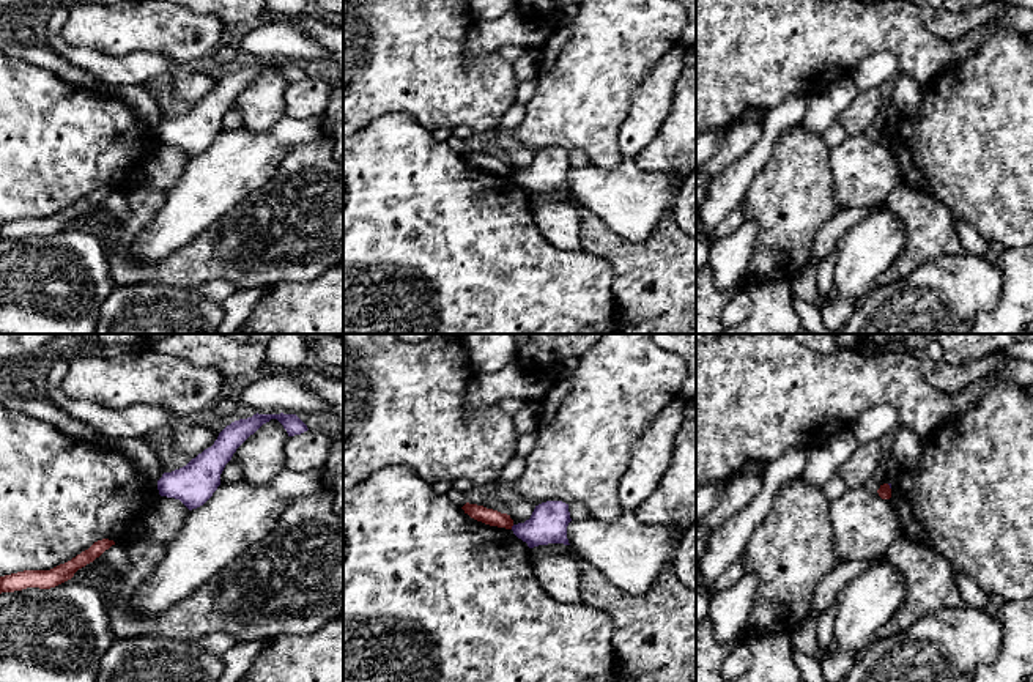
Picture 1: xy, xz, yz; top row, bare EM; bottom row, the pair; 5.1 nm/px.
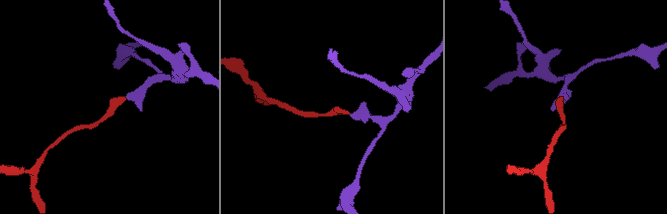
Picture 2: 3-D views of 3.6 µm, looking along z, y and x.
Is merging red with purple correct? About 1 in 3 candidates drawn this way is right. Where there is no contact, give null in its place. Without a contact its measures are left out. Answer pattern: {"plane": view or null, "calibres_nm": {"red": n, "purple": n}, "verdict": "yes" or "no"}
{"plane": "xz", "calibres_nm": {"red": 80, "purple": 190}, "verdict": "no"}

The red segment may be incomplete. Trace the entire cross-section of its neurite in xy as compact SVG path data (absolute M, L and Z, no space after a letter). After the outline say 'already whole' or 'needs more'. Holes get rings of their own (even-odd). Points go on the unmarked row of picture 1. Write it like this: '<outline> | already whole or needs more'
M102 186L94 189L88 197L82 198L71 208L60 211L50 217L24 217L0 224L0 241L14 239L27 235L50 236L74 224L74 221L99 205L106 197L115 192L113 187Z | already whole

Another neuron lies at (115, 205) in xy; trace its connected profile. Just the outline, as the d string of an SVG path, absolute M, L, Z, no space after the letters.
M115 191L109 197L106 197L99 205L77 219L83 219L91 213L107 213L113 221L124 221L131 216L131 208L128 205L128 192Z

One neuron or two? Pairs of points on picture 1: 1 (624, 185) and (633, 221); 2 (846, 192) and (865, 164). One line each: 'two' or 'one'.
1: one
2: one

